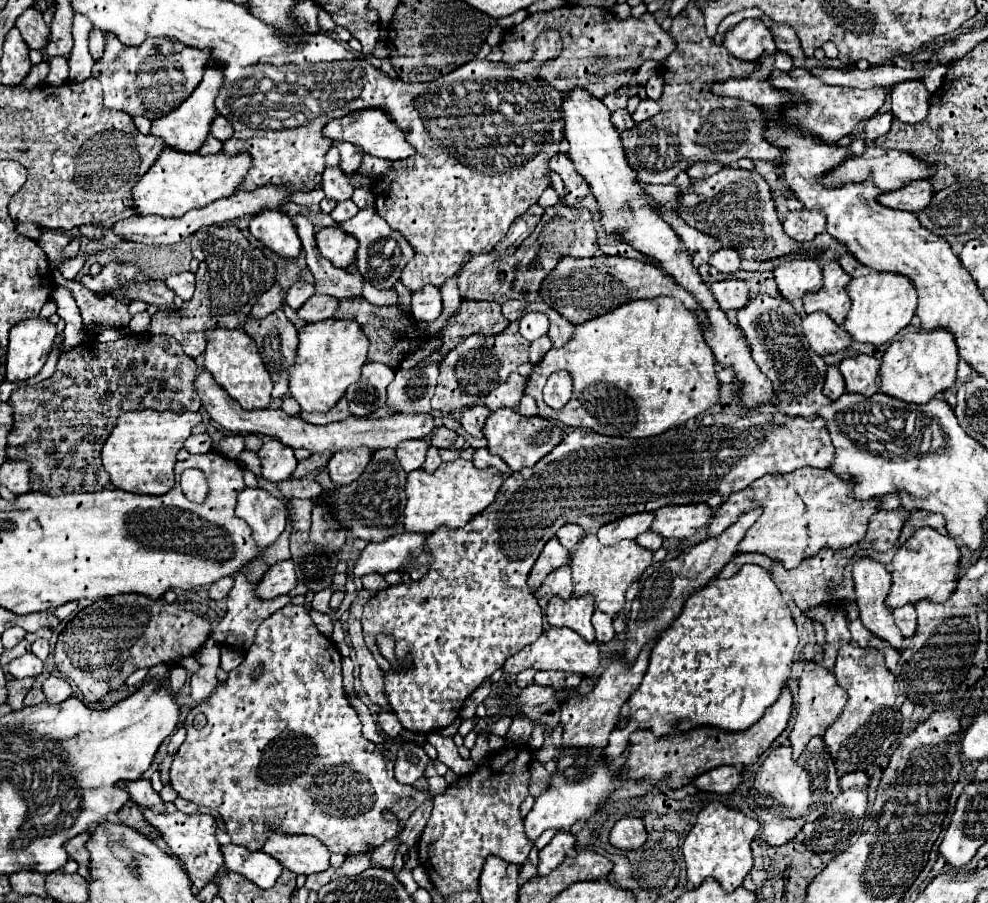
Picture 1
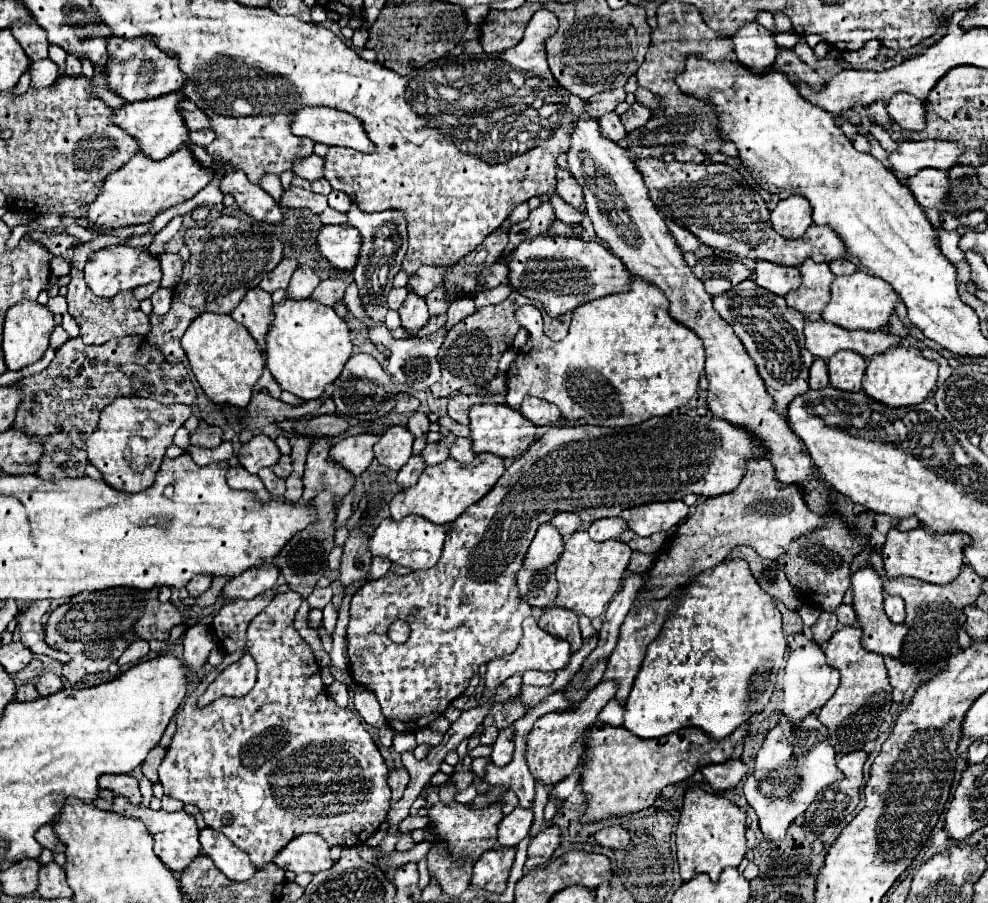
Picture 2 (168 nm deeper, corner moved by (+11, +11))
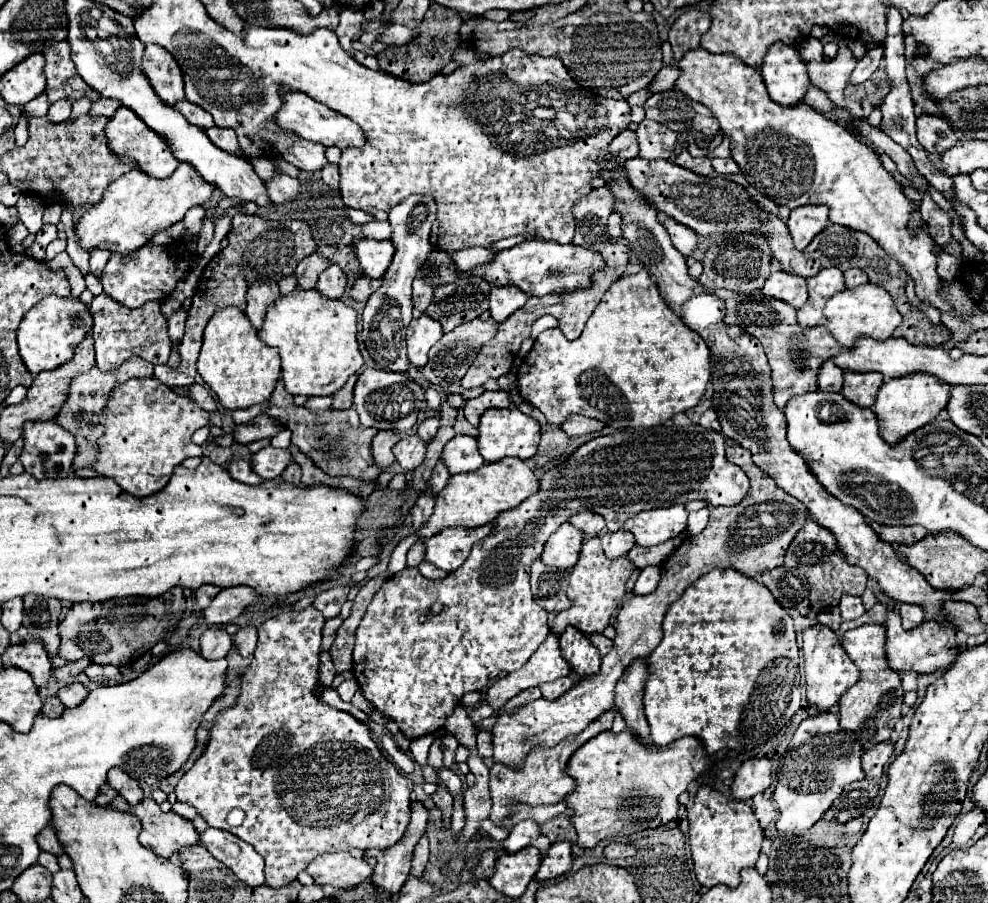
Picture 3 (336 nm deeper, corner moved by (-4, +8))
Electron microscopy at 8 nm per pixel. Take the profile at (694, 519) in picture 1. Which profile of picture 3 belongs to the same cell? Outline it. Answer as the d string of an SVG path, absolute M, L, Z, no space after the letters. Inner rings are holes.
M683 504L639 512L623 524L623 530L635 536L639 546L655 546L679 536L687 528L687 510Z

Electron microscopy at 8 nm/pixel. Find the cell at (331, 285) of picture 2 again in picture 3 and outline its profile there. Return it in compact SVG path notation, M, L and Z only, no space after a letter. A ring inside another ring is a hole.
M361 276L359 280L355 280L355 286L351 288L351 298L365 304L369 300L369 296L379 288L379 284L381 284L381 280L373 280L373 278Z

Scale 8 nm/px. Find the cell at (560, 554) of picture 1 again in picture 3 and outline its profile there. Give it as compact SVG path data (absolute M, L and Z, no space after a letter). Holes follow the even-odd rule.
M569 522L561 524L553 536L549 536L541 560L549 566L569 570L577 564L579 552L583 544L583 532Z

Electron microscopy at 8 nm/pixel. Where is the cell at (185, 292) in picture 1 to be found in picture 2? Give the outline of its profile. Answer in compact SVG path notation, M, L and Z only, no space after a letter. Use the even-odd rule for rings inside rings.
M112 245L112 247L104 247L96 253L92 253L92 257L88 257L84 275L86 275L88 287L94 291L94 295L114 297L120 291L128 291L138 285L160 281L162 269L160 269L160 261L156 257L152 257L146 249L134 249L128 245Z

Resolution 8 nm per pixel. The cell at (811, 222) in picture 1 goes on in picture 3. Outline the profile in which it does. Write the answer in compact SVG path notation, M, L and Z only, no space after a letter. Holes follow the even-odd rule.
M799 206L791 210L787 228L793 236L795 248L805 250L805 246L829 226L829 208L827 206Z

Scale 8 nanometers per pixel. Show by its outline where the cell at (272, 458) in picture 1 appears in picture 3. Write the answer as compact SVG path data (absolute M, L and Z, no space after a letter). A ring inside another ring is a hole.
M267 446L251 456L251 470L259 474L263 480L275 480L289 466L289 462L291 462L289 450Z

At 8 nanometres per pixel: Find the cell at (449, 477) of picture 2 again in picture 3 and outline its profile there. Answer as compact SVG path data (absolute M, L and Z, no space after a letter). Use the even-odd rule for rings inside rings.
M503 458L493 464L483 464L475 472L455 474L449 478L445 490L437 496L435 512L429 522L417 532L419 538L435 536L435 532L443 532L443 528L463 526L463 528L477 528L483 524L493 522L501 512L517 508L527 496L539 490L537 474L519 458Z

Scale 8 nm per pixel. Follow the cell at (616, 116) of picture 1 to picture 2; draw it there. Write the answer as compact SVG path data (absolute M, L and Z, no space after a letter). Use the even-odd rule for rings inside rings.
M616 111L612 113L606 113L604 117L600 117L600 129L602 129L602 135L612 139L612 141L622 141L626 137L626 129L620 121L620 115Z

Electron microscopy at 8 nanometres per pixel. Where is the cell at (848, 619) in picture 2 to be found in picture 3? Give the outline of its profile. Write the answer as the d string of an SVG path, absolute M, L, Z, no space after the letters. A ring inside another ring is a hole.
M843 594L841 602L839 602L839 608L841 608L841 618L843 620L855 620L865 612L865 608L861 604L861 598L851 596L851 594Z

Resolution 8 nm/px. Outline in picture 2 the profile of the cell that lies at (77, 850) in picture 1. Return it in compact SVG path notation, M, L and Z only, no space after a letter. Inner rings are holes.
M44 825L38 829L36 839L40 845L44 845L46 849L54 851L54 853L64 853L64 845L58 841L56 833L54 833L54 825Z

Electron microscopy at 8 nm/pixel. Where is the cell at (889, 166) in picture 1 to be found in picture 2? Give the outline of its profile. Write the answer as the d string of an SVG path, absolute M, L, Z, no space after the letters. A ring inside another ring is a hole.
M902 141L896 151L888 153L894 175L912 177L920 169L950 169L956 165L956 157L962 153L962 145L950 141Z

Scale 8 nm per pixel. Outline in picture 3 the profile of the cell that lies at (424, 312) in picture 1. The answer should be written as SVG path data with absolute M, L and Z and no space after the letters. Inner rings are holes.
M425 314L419 320L411 320L411 324L407 328L409 362L415 368L423 368L427 364L427 352L441 336L443 336L443 330L437 320L433 320Z

